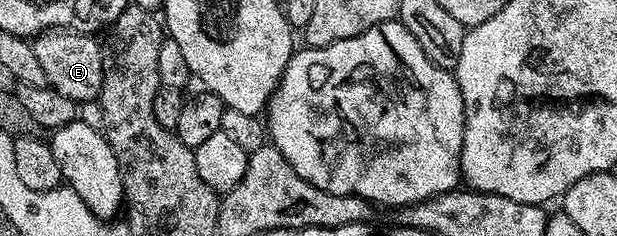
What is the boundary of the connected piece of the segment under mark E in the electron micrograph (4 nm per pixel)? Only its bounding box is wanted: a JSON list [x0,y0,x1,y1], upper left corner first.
[31,29,104,103]

